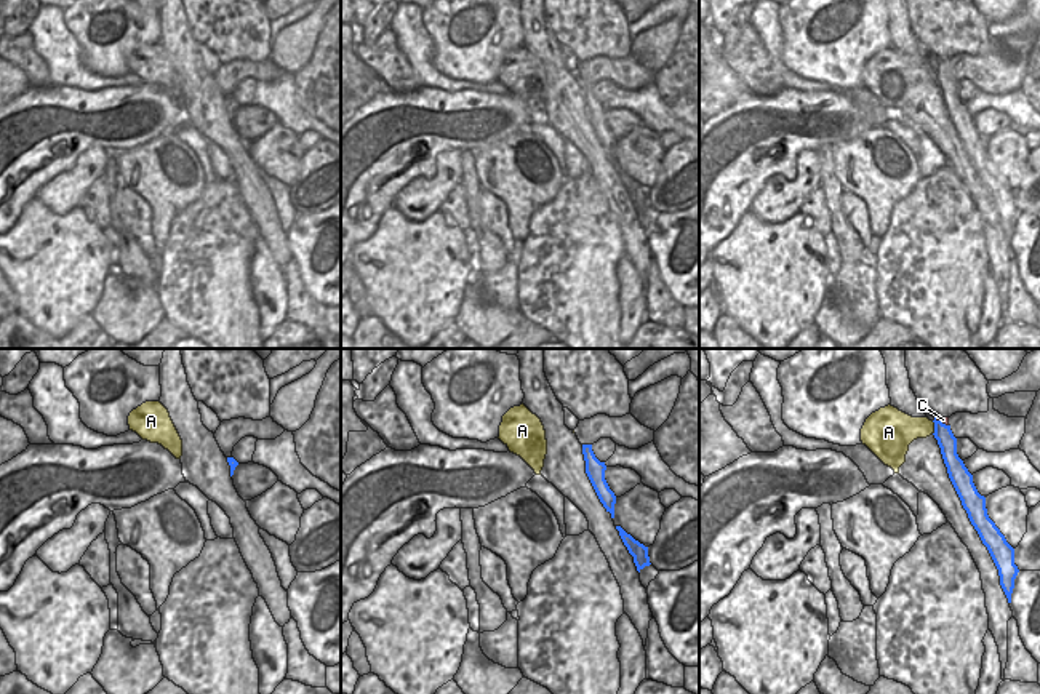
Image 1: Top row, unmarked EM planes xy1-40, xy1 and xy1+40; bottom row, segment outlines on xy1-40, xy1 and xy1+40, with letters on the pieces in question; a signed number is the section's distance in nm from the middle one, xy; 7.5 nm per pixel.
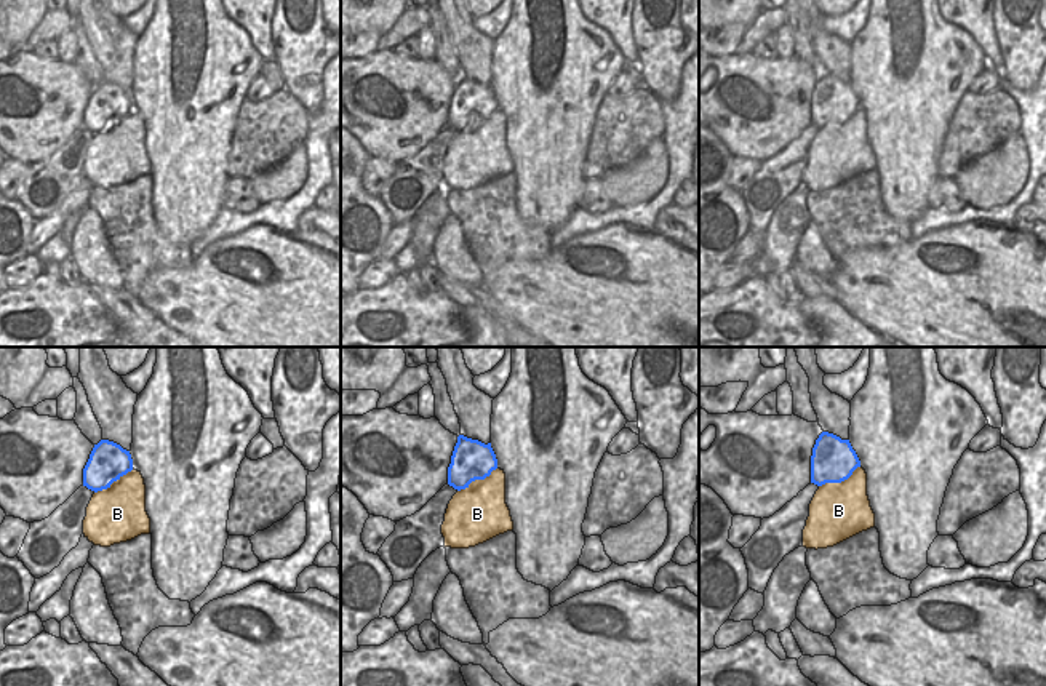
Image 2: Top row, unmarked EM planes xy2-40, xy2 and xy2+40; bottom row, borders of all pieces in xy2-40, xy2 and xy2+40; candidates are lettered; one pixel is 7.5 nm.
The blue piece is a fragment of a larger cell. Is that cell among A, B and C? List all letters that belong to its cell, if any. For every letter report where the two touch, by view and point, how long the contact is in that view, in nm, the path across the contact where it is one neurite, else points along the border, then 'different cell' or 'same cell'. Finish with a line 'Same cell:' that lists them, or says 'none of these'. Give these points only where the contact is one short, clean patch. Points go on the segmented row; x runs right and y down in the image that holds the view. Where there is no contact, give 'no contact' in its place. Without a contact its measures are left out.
A: xy1+40 (935, 427) | 110 nm | along xy1+40 (932, 421), (933, 434) | different cell
B: xy2 (477, 478) | 360 nm | different cell
C: xy1+40 (940, 421) | 130 nm | across xy1+40 (946, 440), (940, 421), (943, 419) | same cell
Same cell: C

